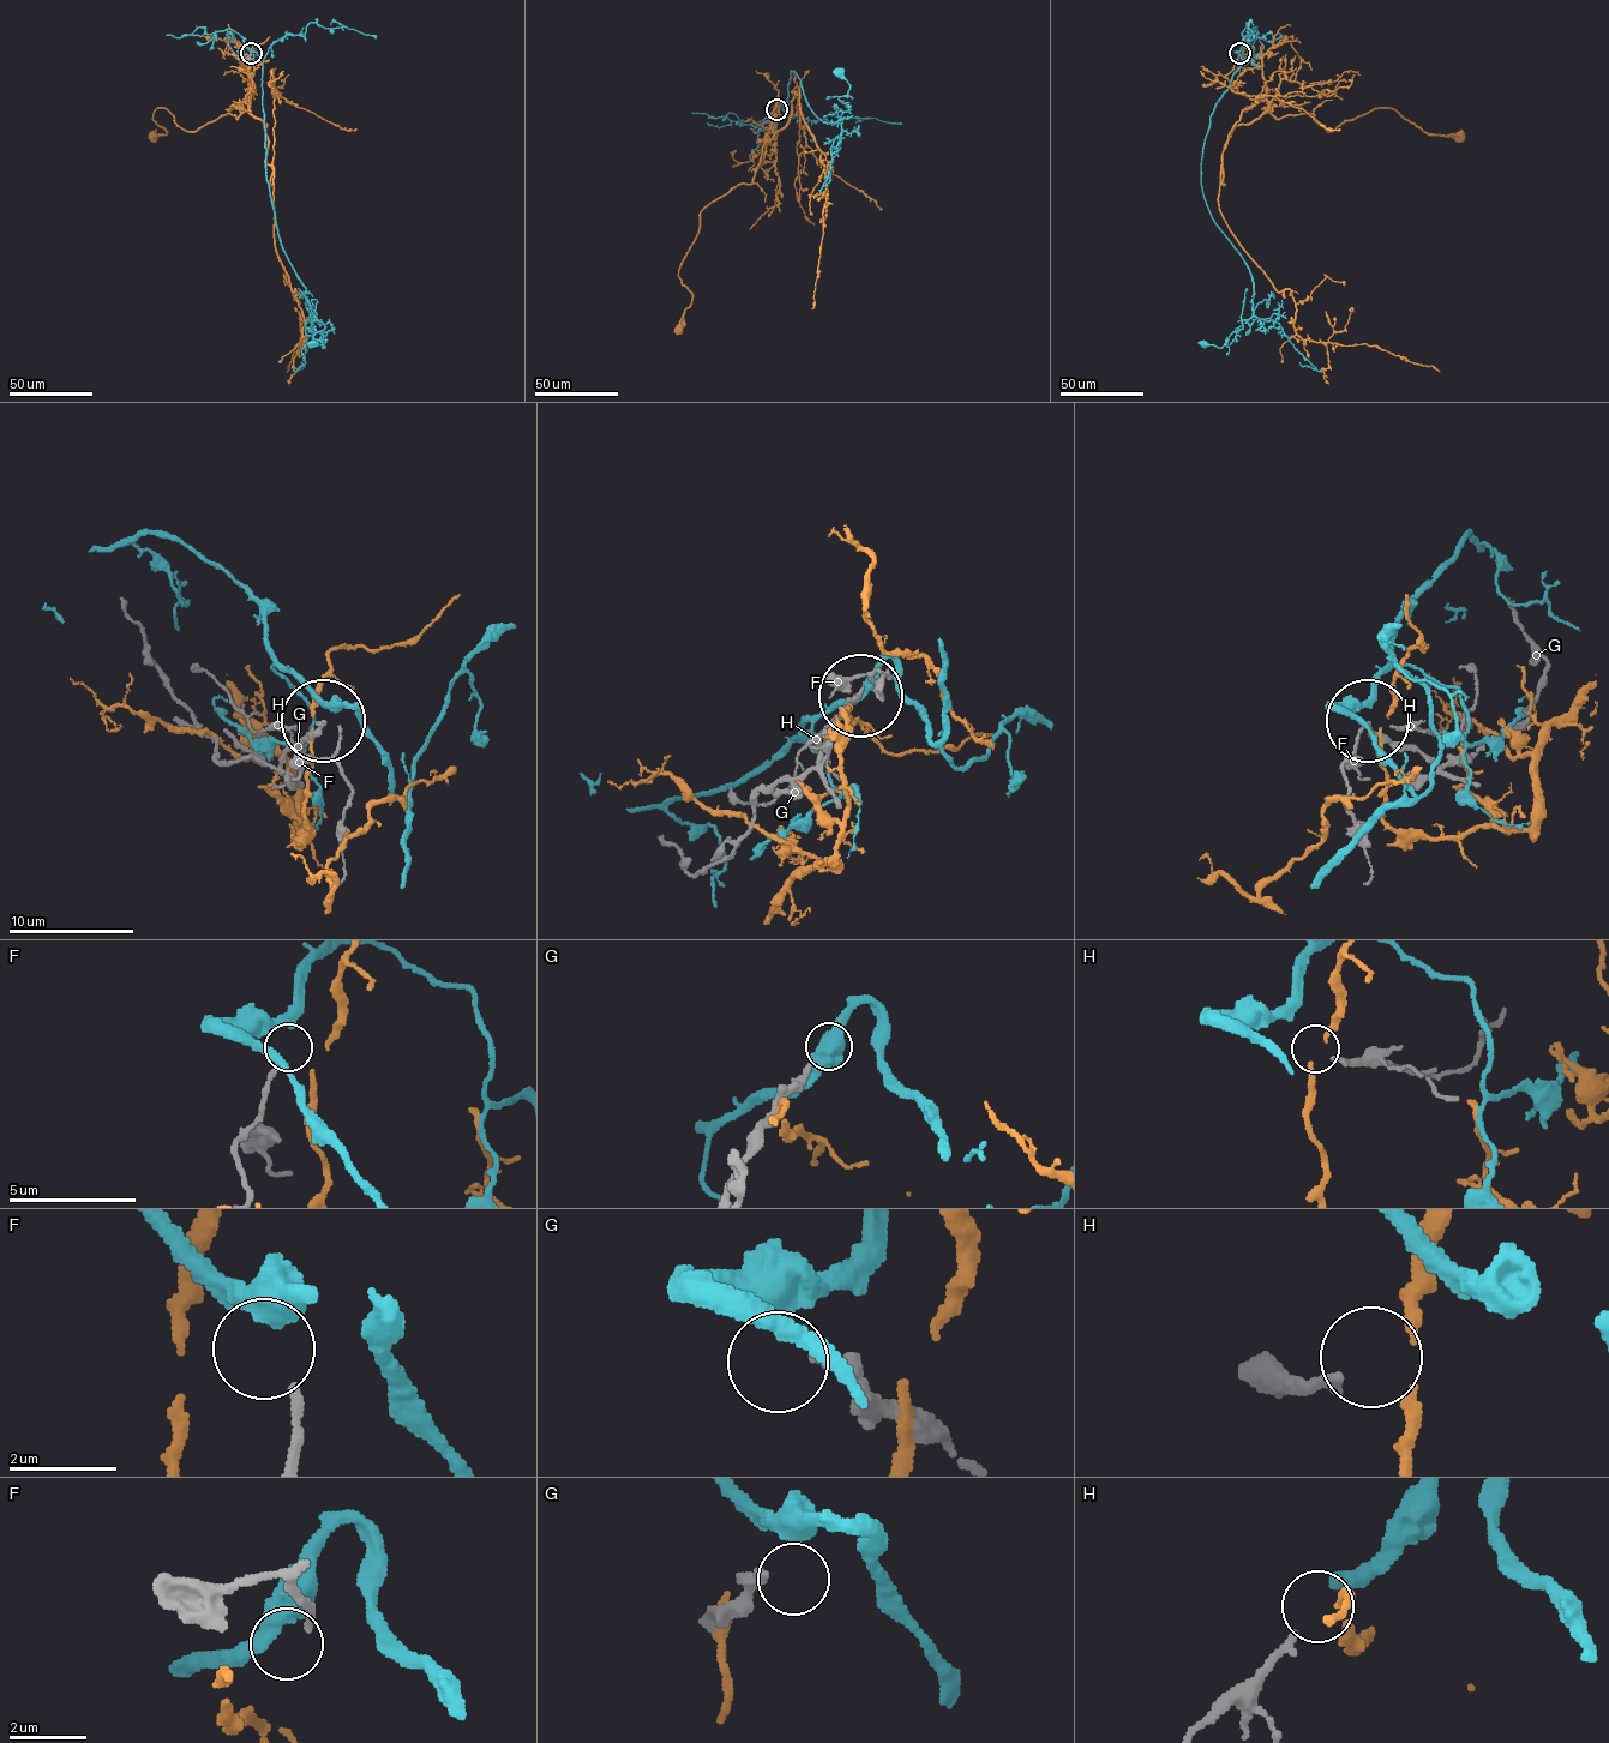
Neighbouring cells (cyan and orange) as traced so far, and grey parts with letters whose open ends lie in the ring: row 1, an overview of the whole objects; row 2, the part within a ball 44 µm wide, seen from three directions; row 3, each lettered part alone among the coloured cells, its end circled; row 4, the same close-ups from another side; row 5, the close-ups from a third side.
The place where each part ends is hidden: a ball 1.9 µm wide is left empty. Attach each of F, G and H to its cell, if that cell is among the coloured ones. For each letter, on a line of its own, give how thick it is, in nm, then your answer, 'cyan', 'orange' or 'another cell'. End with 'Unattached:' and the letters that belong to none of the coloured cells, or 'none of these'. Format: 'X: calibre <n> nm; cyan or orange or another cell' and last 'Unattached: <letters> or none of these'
F: calibre 170 nm; cyan
G: calibre 220 nm; another cell
H: calibre 200 nm; another cell
Unattached: G, H

